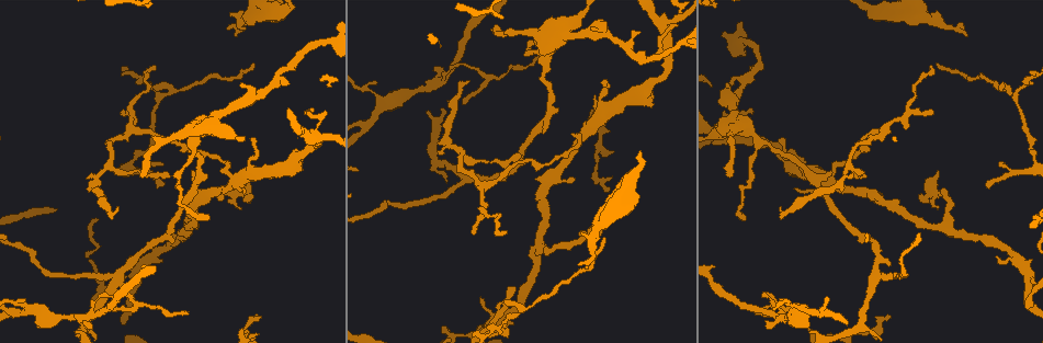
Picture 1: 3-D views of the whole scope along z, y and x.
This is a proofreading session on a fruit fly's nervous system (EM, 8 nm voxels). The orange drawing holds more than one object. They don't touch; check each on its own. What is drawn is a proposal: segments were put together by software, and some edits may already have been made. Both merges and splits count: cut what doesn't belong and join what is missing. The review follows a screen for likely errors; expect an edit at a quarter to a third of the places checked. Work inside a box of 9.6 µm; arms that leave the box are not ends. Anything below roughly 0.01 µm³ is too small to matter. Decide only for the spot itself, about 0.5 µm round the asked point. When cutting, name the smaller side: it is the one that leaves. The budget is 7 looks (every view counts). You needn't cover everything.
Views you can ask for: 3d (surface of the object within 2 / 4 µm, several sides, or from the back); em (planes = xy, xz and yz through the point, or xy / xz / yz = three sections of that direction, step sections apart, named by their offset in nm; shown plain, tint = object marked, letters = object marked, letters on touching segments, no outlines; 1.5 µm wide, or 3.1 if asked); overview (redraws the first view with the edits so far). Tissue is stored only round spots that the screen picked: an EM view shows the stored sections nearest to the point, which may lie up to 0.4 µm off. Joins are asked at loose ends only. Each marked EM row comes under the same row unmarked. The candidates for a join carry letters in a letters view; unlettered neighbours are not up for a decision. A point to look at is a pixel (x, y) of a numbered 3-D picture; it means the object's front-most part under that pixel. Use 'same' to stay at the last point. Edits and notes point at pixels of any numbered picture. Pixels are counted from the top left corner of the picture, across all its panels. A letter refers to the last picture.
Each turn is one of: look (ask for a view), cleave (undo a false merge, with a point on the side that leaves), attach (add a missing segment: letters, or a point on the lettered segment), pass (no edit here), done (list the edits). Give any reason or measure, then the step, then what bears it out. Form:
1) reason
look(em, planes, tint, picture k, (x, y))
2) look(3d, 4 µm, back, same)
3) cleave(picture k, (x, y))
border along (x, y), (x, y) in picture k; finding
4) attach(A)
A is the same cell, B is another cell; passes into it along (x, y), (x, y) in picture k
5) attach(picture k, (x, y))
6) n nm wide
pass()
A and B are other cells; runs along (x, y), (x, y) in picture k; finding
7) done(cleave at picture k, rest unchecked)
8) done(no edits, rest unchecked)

look(em, xy, step 4, tint, picture 1, (436, 68))

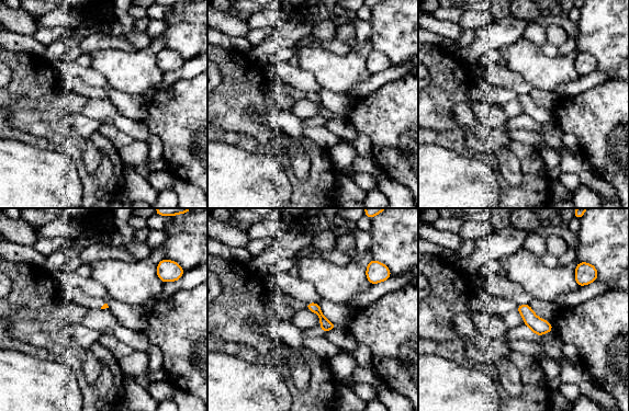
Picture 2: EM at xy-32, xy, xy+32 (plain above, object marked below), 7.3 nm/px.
look(em, planes, letters, same)

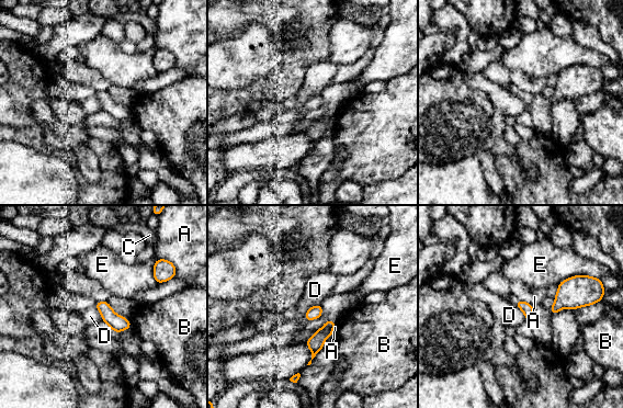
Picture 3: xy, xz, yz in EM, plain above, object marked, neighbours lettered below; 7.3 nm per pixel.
pass()
A, B, C, D and E are other cells; border along (319, 304), (313, 305), (303, 317) in picture 3; no lettered segment goes on from it

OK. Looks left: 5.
branch stops here
look(em, xy, step 8, tint, picture 1, (168, 173))

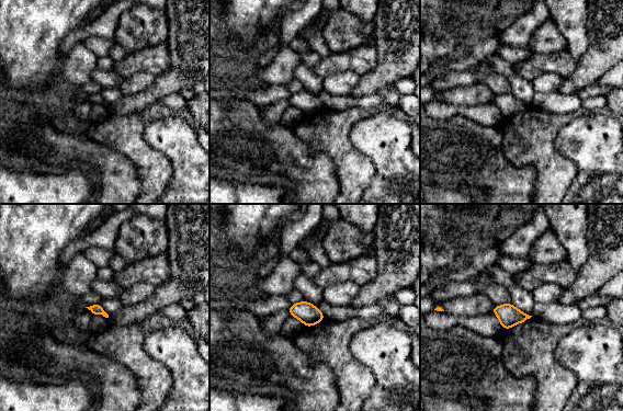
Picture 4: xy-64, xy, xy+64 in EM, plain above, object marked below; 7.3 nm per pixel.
look(em, planes, letters, same)

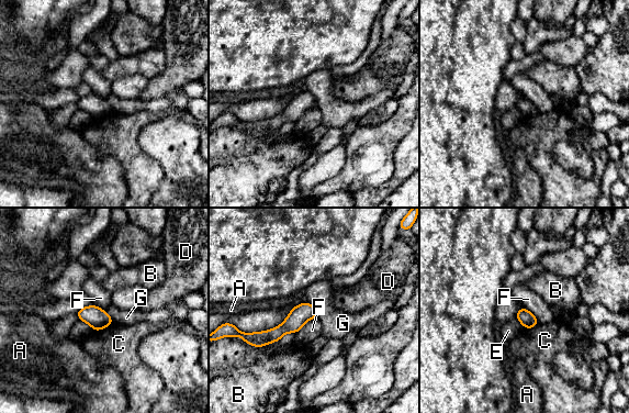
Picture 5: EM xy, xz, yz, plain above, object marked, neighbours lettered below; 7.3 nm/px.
pass()
A, B, C, D, E, F and G are other cells; border along (317, 316), (309, 320), (294, 333) in picture 5; no lettered segment goes on from it

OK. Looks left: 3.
thin end
look(3d, 4 µm, picture 1, (964, 31))

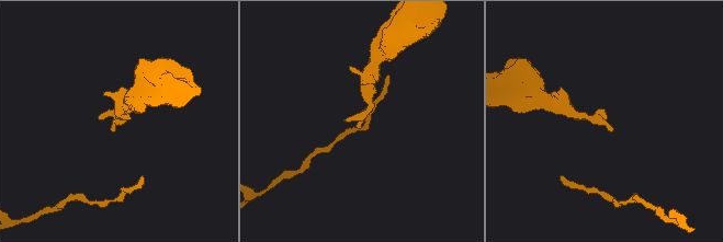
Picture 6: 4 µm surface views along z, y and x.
look(em, xz, step 4, letters, picture 6, (347, 120))

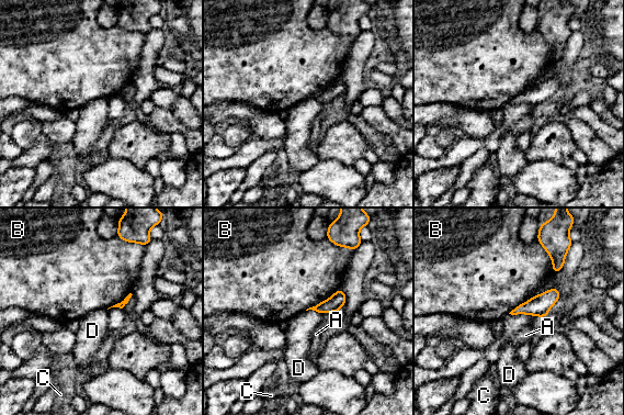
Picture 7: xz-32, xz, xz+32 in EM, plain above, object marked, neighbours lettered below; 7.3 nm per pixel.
B touches over 300 nm
pass()
A, B, C and D are other cells; no lettered segment goes on from it

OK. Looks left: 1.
done(no edits, rest unchecked)

